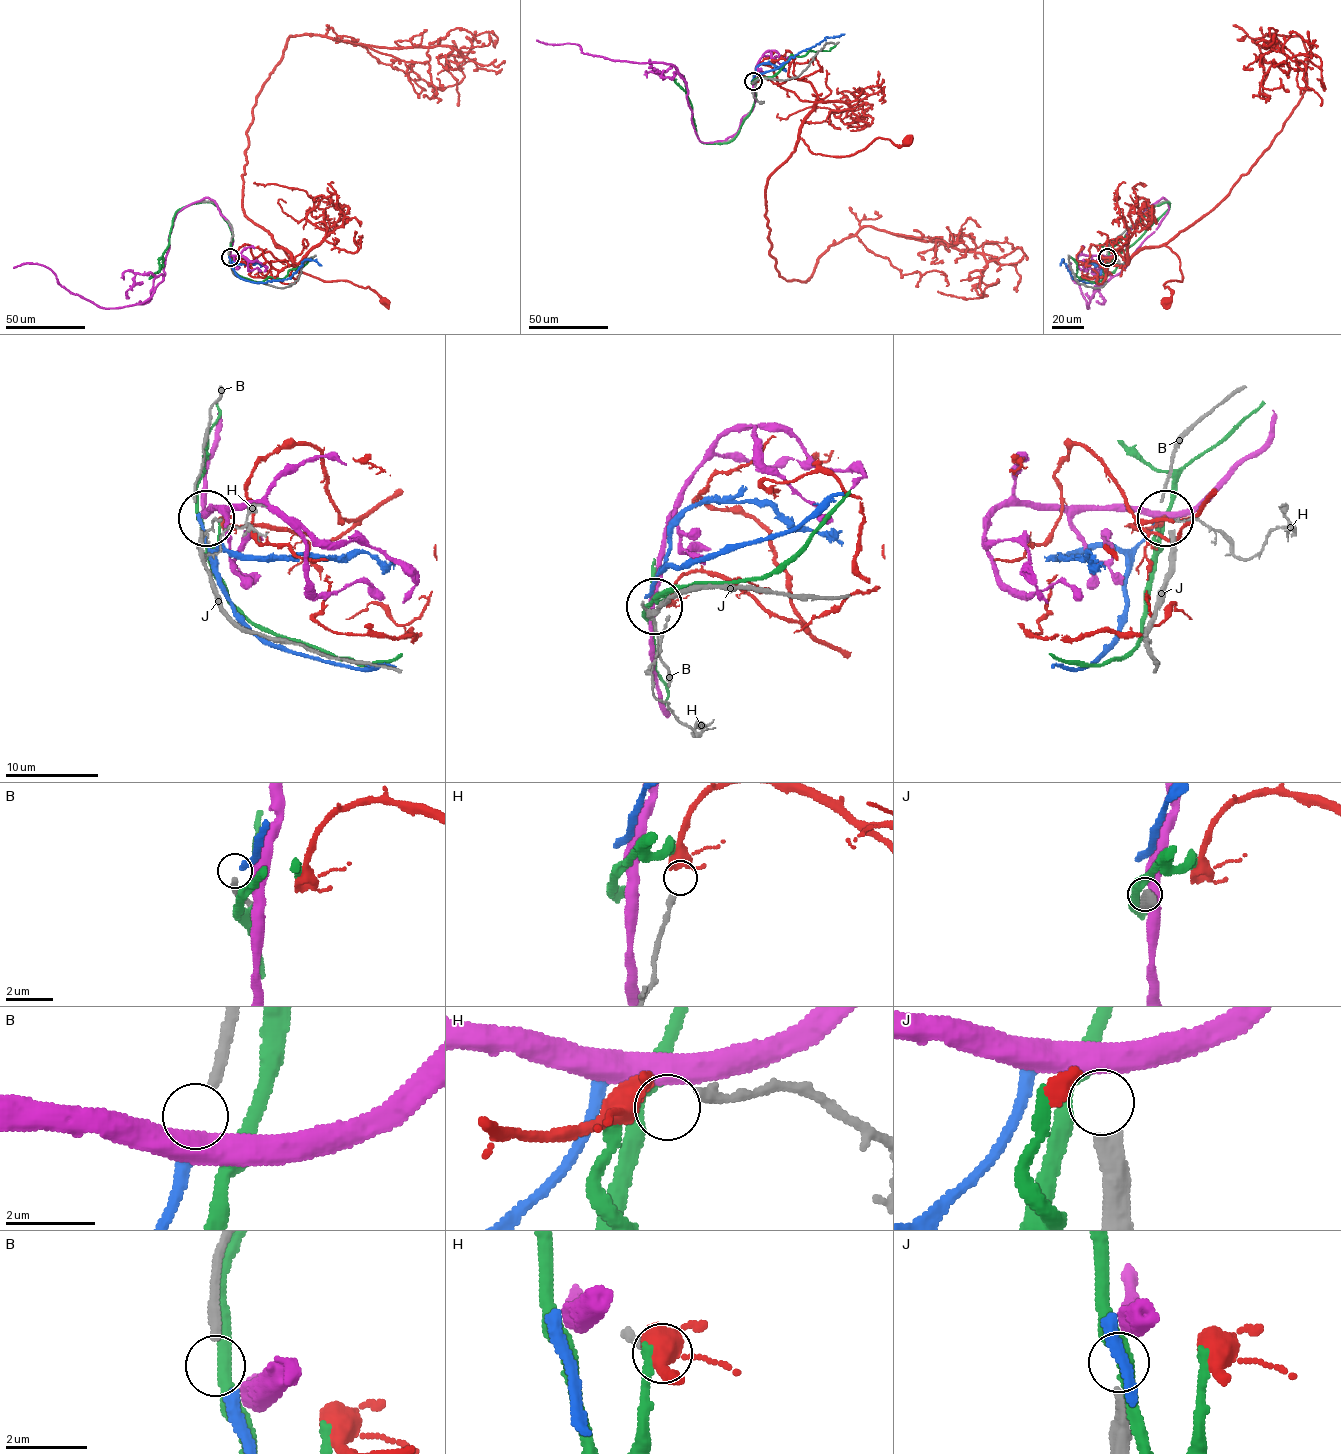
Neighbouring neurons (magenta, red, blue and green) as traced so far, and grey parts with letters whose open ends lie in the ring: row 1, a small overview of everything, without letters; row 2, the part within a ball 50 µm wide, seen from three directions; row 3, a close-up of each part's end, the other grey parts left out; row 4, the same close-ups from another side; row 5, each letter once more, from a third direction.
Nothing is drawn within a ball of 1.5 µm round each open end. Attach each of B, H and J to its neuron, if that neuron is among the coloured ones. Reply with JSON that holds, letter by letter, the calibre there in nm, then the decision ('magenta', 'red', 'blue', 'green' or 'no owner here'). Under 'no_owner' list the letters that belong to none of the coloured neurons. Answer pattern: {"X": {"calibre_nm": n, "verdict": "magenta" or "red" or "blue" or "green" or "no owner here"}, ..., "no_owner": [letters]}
{"B": {"calibre_nm": 260, "verdict": "blue"}, "H": {"calibre_nm": 240, "verdict": "red"}, "J": {"calibre_nm": 360, "verdict": "no owner here"}, "no_owner": ["J"]}

